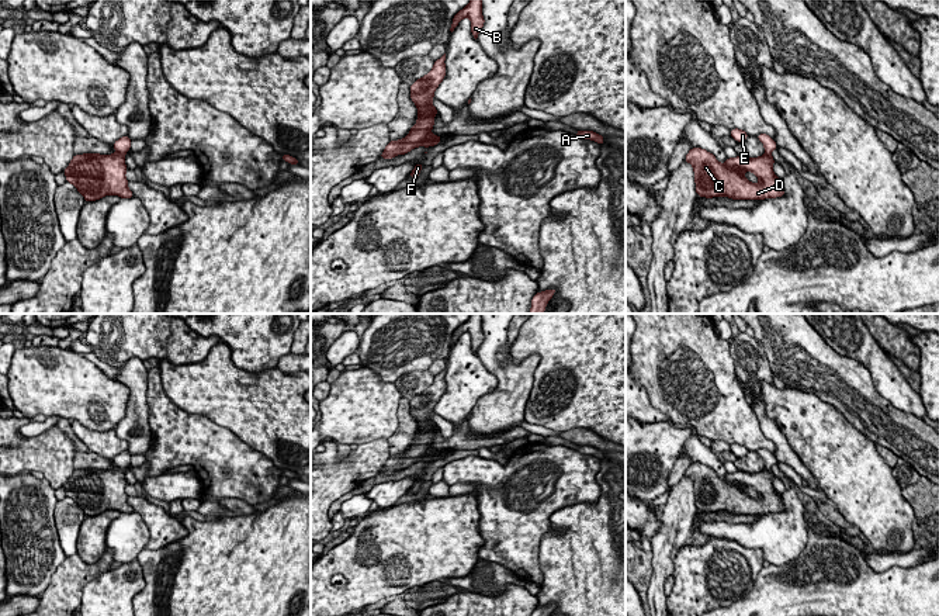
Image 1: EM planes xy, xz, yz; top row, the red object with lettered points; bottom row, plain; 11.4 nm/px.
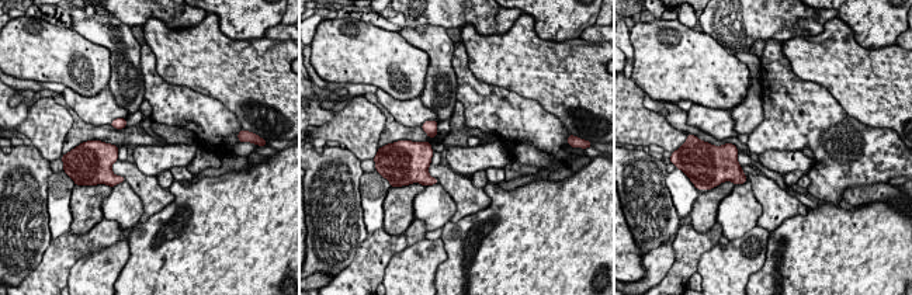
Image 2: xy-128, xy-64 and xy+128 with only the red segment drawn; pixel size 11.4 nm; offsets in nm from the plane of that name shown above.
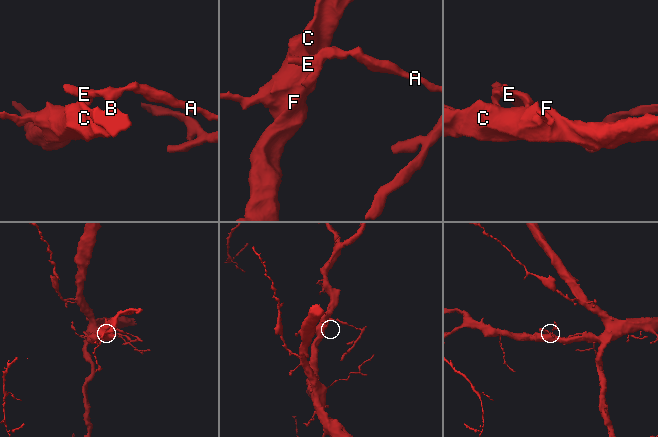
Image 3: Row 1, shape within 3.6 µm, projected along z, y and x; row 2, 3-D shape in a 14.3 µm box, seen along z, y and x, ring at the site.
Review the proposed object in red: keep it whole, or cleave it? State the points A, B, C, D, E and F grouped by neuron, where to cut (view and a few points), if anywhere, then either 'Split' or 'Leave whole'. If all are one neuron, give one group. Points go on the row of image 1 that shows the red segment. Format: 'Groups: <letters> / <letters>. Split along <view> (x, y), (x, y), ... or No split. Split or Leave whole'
Groups: A E / B C D F. Split along xy (118, 151), (124, 155). Split

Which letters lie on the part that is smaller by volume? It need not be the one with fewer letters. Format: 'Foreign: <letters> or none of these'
Foreign: A, E

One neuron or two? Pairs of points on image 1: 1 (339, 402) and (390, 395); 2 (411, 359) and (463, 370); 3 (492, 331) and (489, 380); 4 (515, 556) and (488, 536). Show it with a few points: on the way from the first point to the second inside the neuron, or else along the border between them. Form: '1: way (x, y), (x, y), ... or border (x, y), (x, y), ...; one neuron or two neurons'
1: way (352, 402), (377, 402); one neuron
2: border (451, 348), (444, 360); two neurons
3: border (475, 355), (496, 379), (496, 386), (477, 402); two neurons
4: way (508, 556), (492, 543); one neuron

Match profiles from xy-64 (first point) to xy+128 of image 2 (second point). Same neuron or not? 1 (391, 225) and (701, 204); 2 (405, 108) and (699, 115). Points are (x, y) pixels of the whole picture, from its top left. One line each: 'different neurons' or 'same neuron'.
1: same neuron
2: same neuron

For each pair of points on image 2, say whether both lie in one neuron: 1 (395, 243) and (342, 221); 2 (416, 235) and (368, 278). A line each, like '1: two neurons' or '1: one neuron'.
1: two neurons
2: one neuron

